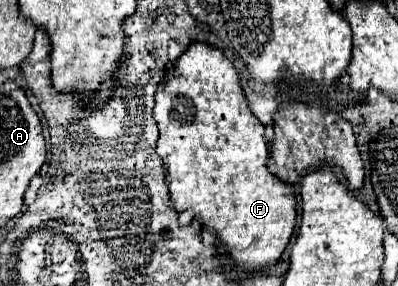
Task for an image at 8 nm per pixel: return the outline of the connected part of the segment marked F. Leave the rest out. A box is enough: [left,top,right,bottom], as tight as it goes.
[154,43,296,269]

